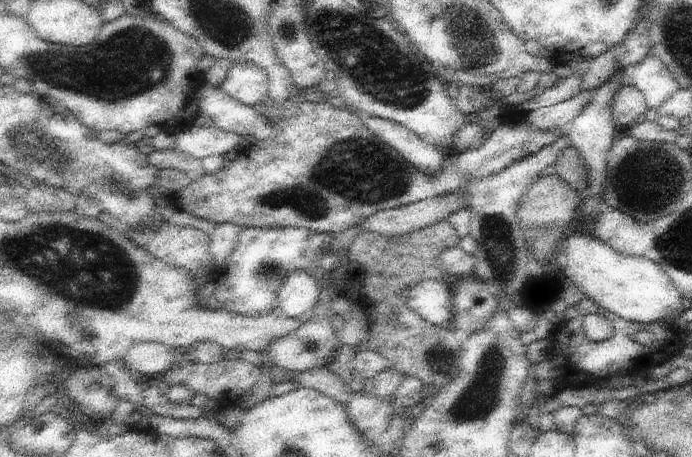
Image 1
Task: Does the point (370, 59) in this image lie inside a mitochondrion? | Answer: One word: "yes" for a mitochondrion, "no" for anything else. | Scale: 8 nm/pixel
yes

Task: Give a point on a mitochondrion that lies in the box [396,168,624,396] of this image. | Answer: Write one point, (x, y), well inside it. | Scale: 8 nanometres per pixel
(499, 247)

